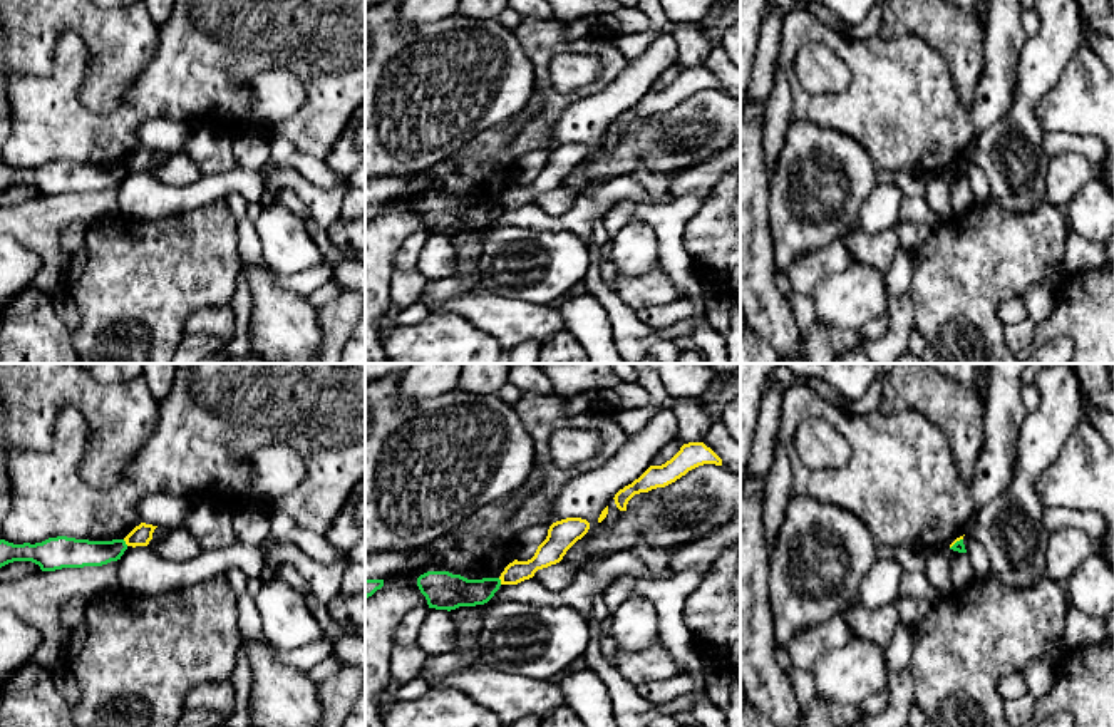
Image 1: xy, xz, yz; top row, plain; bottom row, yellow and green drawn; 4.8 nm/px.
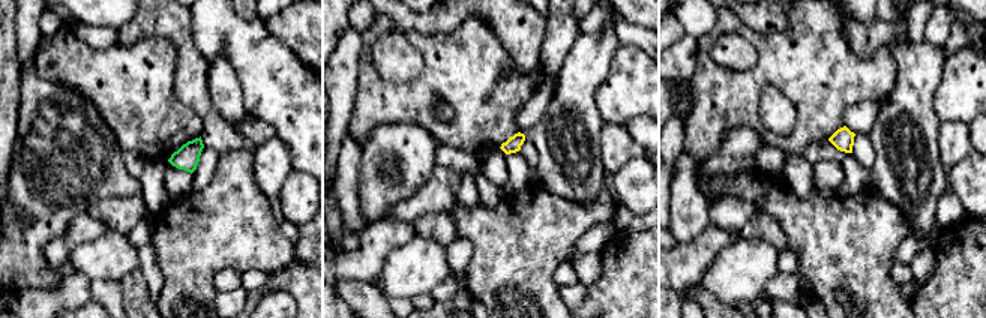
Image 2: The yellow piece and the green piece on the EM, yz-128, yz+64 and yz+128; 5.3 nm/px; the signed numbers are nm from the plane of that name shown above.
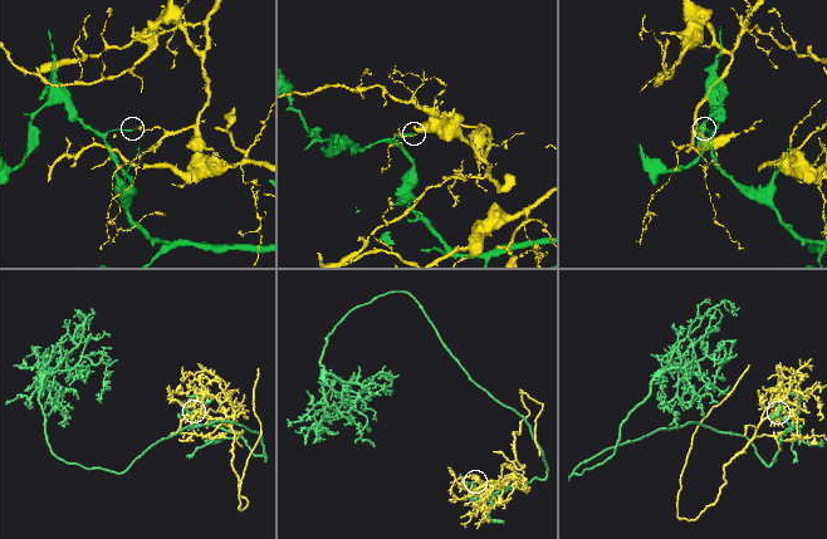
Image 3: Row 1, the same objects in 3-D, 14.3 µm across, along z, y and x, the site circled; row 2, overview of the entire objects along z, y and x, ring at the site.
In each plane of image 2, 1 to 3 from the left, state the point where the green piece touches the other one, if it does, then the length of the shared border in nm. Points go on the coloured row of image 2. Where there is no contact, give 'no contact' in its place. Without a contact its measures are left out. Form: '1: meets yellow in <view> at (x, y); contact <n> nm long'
1: no contact
2: no contact
3: no contact

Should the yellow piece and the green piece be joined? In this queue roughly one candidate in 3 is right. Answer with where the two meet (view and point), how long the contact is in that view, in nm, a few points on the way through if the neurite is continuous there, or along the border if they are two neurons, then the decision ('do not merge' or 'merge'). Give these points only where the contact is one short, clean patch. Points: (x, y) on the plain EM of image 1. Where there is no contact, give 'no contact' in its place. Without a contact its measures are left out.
xy (126, 168) | 40 nm | along xy (123, 164), (128, 170) | do not merge

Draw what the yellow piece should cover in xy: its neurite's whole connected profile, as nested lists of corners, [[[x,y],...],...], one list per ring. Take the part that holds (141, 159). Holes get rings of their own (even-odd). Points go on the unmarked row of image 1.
[[[141,147],[124,162],[124,166],[127,171],[132,171],[132,173],[147,171],[149,166],[152,164],[152,157],[156,152],[157,151]]]

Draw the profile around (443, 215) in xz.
[[[427,196],[417,203],[417,211],[429,233],[456,235],[487,228],[501,211],[499,203],[467,204],[449,196]]]

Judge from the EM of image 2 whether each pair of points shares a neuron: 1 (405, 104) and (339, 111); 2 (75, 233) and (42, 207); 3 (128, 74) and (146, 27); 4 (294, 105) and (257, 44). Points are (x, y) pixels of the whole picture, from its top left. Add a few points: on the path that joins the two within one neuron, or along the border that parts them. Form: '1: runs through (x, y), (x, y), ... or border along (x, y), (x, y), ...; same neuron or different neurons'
1: border along (359, 75), (348, 128); different neurons
2: border along (86, 210), (75, 215), (47, 243), (44, 251); different neurons
3: border along (119, 44), (129, 45), (164, 36), (176, 50); different neurons
4: runs through (284, 90), (260, 59); same neuron

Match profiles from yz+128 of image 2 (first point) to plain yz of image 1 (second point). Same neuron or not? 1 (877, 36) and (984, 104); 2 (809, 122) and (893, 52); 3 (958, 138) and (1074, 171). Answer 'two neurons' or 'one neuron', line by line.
1: two neurons
2: one neuron
3: one neuron

